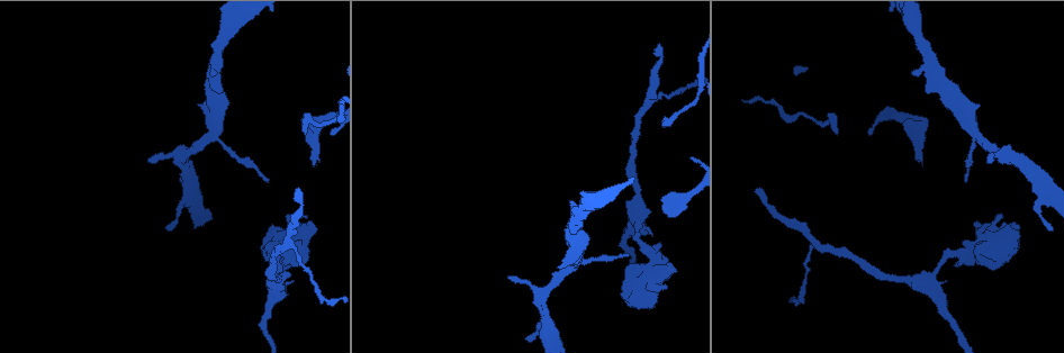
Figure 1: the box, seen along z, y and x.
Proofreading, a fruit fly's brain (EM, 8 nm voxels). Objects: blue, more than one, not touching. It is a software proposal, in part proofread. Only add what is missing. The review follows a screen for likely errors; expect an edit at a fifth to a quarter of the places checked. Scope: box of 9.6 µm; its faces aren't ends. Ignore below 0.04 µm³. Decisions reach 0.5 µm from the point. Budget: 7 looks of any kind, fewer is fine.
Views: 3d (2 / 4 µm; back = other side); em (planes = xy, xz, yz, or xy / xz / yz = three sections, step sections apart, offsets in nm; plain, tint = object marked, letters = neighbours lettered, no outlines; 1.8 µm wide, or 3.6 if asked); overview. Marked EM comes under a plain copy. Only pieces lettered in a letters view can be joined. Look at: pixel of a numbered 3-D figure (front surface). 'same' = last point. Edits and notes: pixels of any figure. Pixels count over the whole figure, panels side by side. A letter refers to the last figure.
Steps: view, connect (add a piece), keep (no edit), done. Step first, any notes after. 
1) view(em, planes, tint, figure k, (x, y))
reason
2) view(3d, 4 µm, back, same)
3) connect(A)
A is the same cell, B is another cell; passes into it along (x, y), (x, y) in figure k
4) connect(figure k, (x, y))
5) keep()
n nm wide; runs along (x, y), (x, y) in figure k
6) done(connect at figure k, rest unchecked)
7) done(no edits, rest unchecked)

view(3d, 4 µm, figure 1, (659, 43))
branch stops here

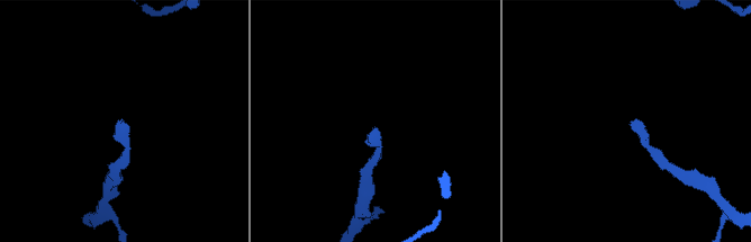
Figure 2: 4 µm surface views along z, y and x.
view(em, planes, letters, figure 2, (122, 122))

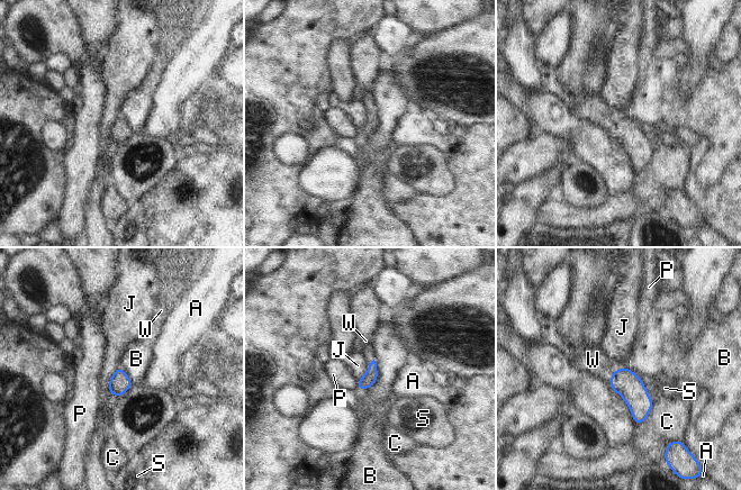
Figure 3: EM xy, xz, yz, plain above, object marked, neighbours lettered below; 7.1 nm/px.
connect(W)
B touches over 260 nm; W is the same cell, A, B, C, J, P and S are other cells; passes into it along (625, 382), (612, 377), (593, 360) in figure 3; the cell continues

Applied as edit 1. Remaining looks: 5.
view(3d, 4 µm, figure 1, (570, 201))
stops while still wide

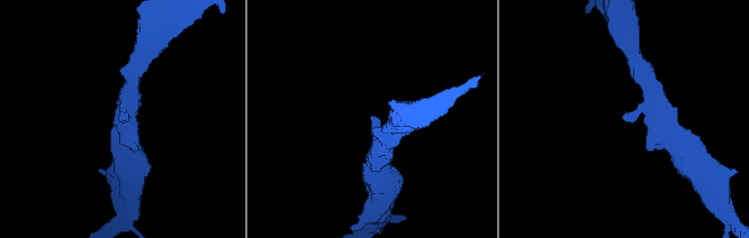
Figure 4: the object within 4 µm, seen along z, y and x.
view(em, planes, letters, figure 4, (624, 118))
now the EM

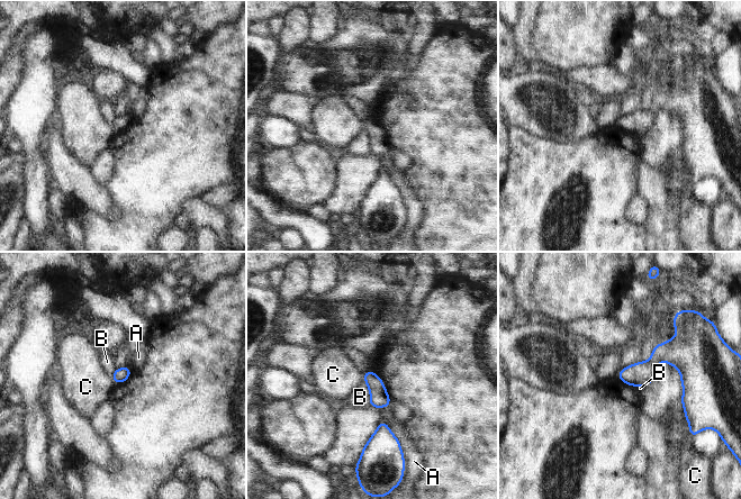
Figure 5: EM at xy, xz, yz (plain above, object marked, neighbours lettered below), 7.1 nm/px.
keep()
A touches over 280 nm; A, B and C are other cells; no lettered piece goes on from it

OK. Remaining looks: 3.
view(em, planes, letters, figure 1, (313, 162))
branch stops here

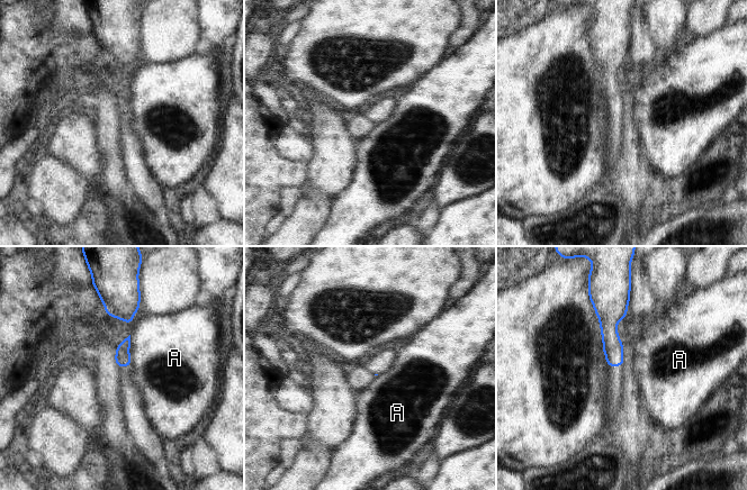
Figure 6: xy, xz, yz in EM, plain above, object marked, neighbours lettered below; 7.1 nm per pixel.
keep()
A is another cell; runs along (617, 305), (611, 315), (609, 363) in figure 6; none of them fits

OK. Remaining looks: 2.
done(connect at figure 3, rest unchecked)

